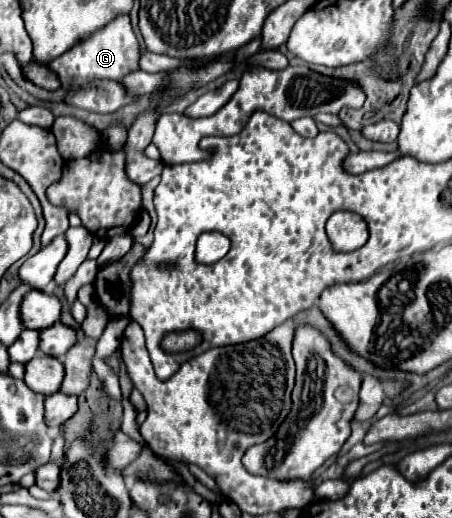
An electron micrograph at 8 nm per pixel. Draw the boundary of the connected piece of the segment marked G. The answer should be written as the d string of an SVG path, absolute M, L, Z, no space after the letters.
M117 18L105 30L89 36L85 42L79 42L73 50L65 52L61 58L49 62L47 66L57 72L65 90L73 86L83 86L93 80L115 80L121 82L127 74L139 70L139 42L131 28L129 18Z

